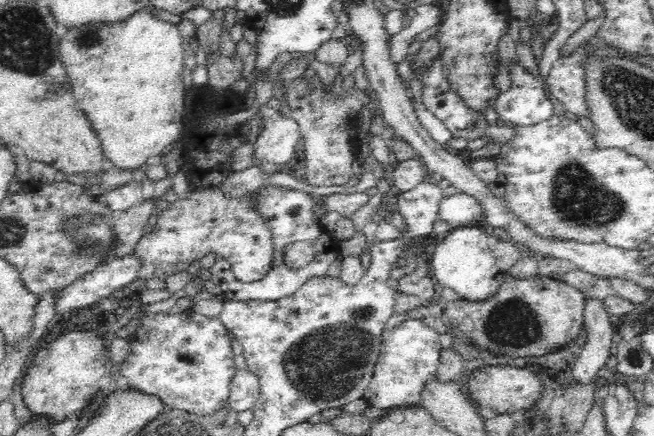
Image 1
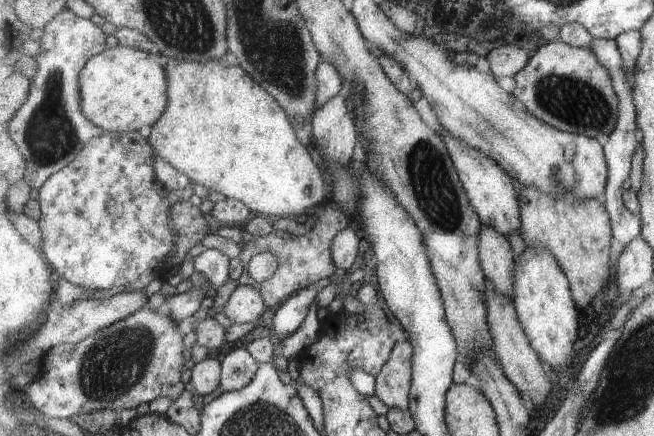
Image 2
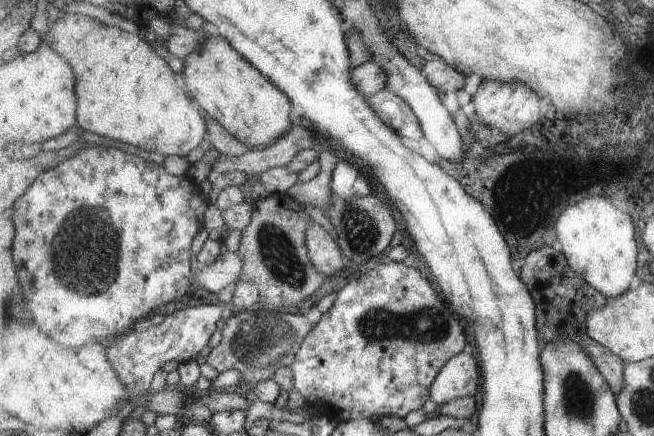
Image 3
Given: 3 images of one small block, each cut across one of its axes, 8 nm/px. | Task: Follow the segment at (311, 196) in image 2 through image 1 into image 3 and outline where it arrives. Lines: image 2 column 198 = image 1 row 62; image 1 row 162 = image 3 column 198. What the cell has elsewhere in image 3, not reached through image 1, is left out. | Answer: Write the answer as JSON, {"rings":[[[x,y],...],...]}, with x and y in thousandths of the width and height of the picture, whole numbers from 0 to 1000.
{"rings":[[[96,30],[76,48],[75,69],[63,87],[102,142],[109,142],[109,156],[115,161],[119,225],[116,284],[124,296],[228,349],[275,360],[303,344],[310,317],[318,317],[310,252],[295,248],[295,229],[286,227],[286,197],[223,89],[124,30]]]}

